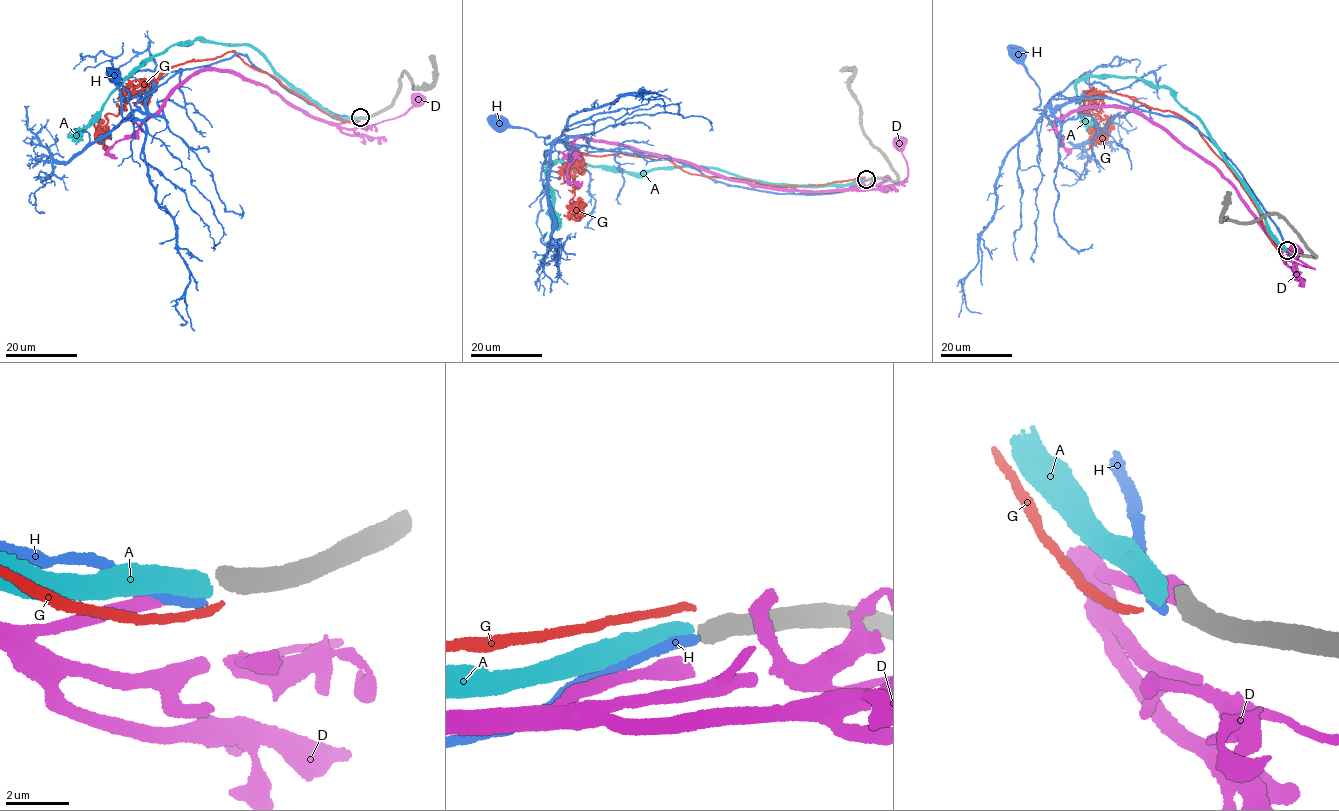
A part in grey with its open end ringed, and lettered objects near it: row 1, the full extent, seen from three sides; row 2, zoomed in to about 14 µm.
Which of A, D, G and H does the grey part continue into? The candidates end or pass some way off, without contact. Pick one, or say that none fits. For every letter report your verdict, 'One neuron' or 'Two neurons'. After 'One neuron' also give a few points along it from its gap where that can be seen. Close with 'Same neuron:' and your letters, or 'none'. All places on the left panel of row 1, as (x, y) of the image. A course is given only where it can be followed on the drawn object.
A: One neuron. Its course: (358, 118), (332, 118), (295, 92), (249, 46), (201, 39), (142, 60), (111, 93), (99, 118), (67, 136)
D: Two neurons
G: Two neurons
H: Two neurons
Same neuron: A

